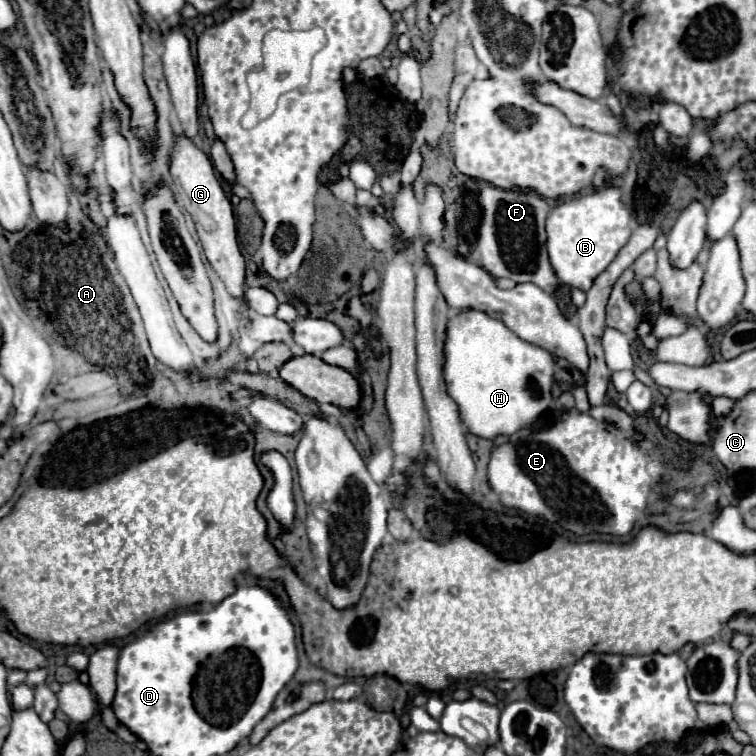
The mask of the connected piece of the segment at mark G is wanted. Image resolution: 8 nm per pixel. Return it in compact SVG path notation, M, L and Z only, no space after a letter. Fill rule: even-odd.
M175 135L173 147L171 147L169 175L173 181L173 189L177 191L179 205L193 217L205 257L209 259L209 263L217 271L217 275L223 279L227 291L233 297L243 299L245 287L241 287L241 285L245 279L245 261L243 261L243 255L241 255L239 243L237 243L233 207L231 207L229 199L225 197L219 179L215 177L215 169L213 169L209 157L195 145L193 139L189 139L185 135Z

